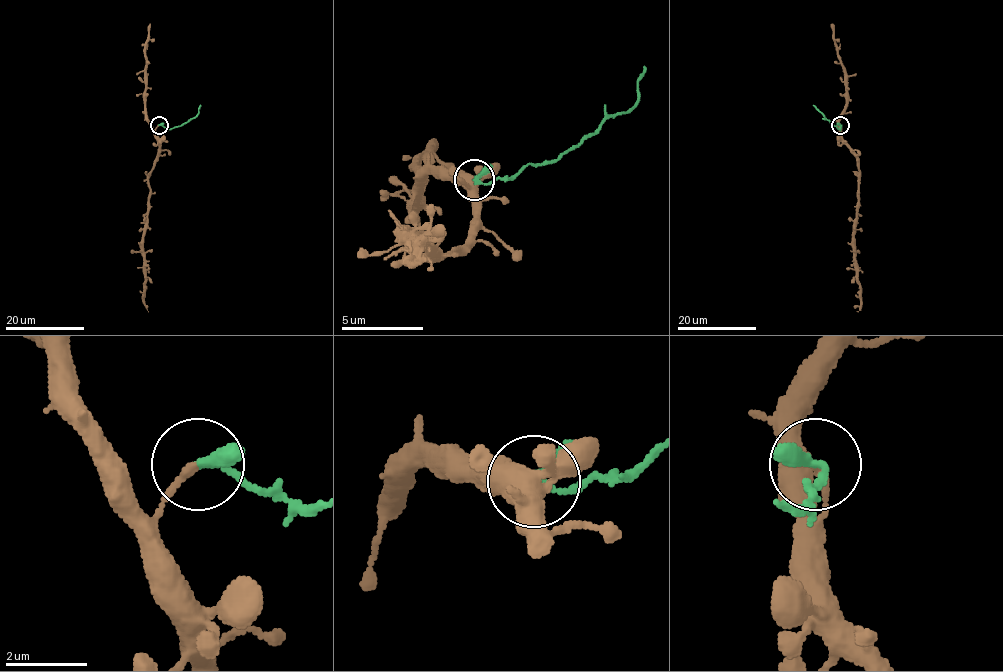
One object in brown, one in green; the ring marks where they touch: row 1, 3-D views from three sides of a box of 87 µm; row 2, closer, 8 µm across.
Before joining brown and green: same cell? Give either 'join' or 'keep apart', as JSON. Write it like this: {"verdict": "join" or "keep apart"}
{"verdict": "keep apart"}

